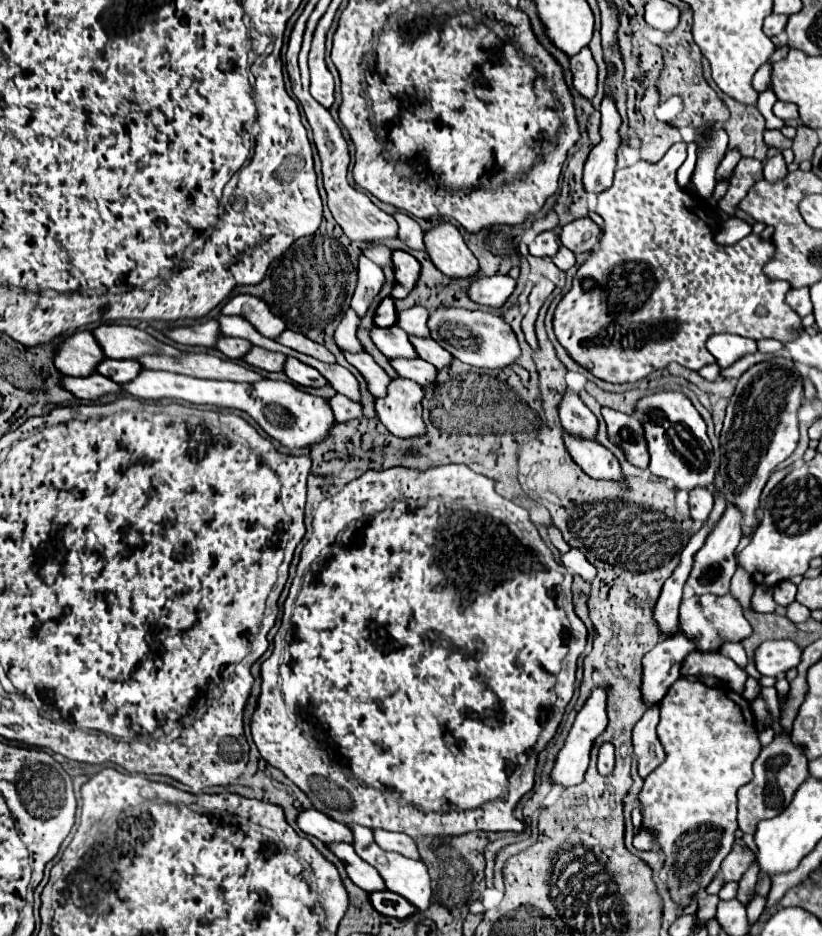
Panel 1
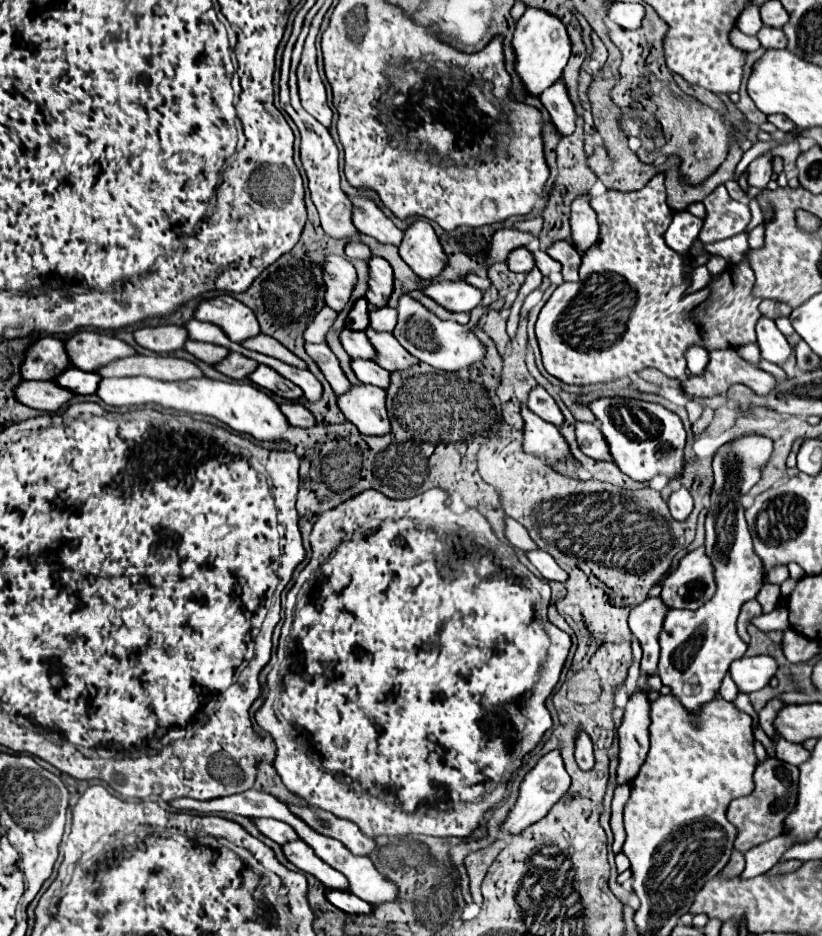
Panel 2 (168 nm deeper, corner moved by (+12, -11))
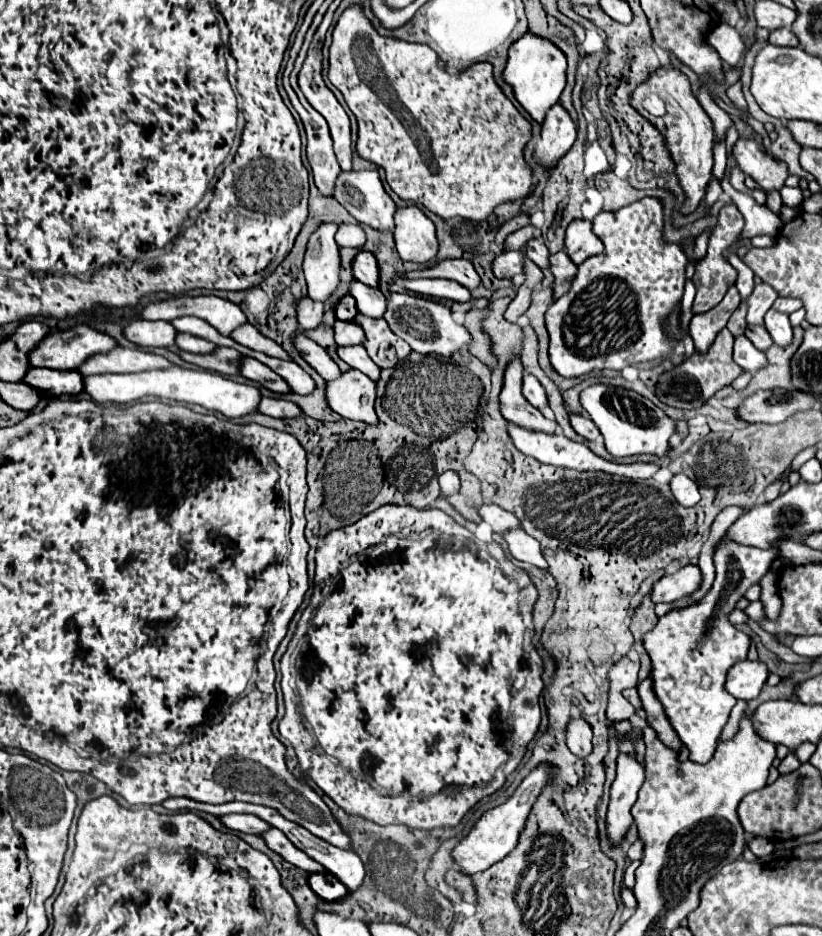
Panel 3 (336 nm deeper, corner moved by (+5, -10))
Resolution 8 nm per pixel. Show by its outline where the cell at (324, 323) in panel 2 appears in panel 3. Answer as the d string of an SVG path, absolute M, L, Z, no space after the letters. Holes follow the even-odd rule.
M305 297L297 305L297 315L299 315L301 329L311 331L311 329L317 329L323 323L325 309L323 309L323 303L315 303L313 299Z

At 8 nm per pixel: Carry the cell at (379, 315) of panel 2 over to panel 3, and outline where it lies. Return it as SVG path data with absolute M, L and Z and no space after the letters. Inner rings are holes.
M355 281L351 287L351 295L357 301L359 313L363 313L367 317L377 317L377 319L385 315L387 299L379 289L373 289L373 287L367 287L367 285Z

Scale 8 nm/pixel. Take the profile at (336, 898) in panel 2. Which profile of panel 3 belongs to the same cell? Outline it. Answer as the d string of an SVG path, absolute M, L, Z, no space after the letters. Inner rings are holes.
M313 873L309 877L309 883L311 889L325 901L343 899L343 895L347 895L347 887L343 887L343 883L339 883L339 879L335 879L331 873Z

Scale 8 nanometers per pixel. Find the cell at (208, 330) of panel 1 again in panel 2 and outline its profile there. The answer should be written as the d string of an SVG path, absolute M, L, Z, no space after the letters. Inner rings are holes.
M144 326L134 332L134 340L152 352L158 354L170 354L174 350L180 350L184 342L188 340L188 334L184 332L182 326Z

